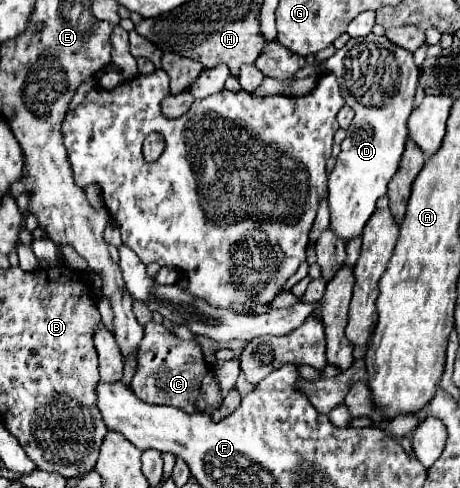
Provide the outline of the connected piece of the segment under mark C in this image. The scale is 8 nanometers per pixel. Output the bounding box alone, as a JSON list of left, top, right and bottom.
[133,322,223,412]

